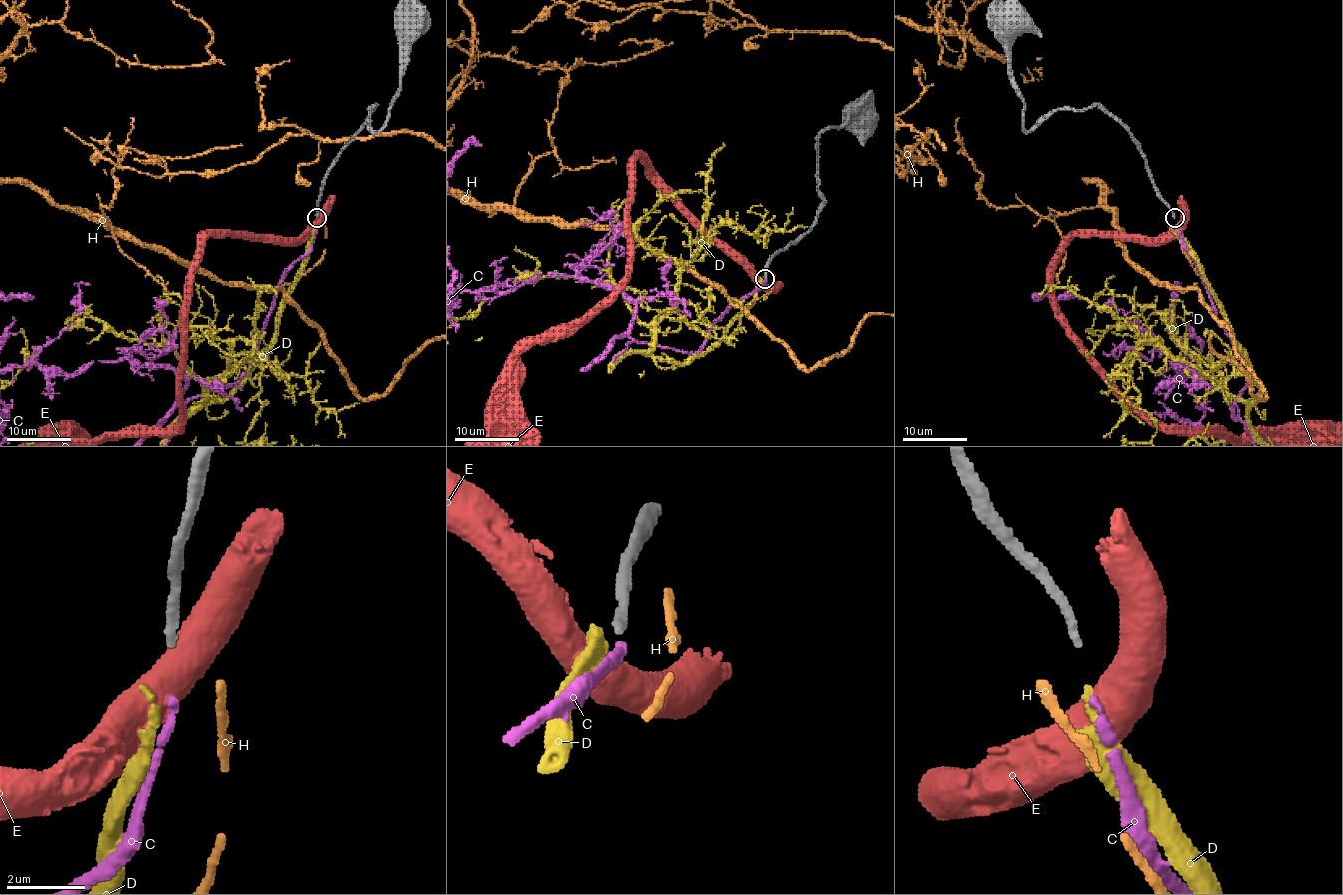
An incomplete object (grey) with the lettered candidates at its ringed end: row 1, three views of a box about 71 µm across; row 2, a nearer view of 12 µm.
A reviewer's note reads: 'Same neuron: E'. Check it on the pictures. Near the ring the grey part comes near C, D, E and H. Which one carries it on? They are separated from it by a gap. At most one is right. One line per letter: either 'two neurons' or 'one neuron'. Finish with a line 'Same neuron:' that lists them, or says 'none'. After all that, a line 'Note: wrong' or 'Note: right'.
C: one neuron
D: two neurons
E: two neurons
H: two neurons
Same neuron: C
Note: wrong

